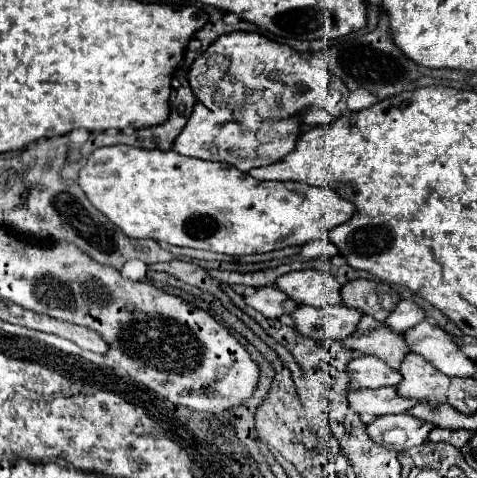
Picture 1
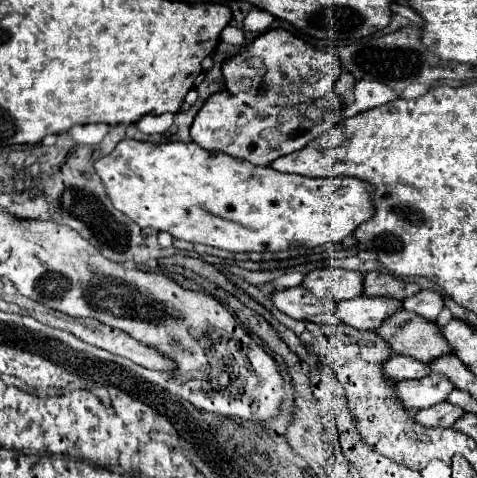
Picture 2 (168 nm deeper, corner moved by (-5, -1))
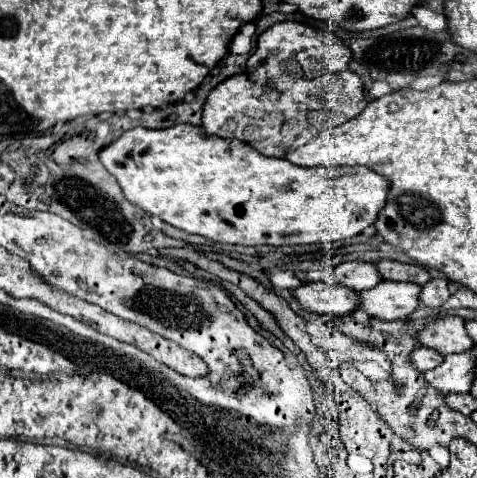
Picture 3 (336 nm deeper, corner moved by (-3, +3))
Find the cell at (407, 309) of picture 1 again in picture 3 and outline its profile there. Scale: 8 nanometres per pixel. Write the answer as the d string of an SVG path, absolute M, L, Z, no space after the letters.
M446 278L430 280L428 284L422 286L418 298L420 298L420 302L422 302L424 306L440 308L440 306L450 298L450 292L448 292L448 280L446 280Z

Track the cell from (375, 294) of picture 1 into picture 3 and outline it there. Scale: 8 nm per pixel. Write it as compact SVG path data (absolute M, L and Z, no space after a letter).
M378 260L376 268L378 268L382 280L414 282L418 286L424 286L430 280L430 276L424 268L410 266L410 264L400 264L400 262L394 262L394 260Z

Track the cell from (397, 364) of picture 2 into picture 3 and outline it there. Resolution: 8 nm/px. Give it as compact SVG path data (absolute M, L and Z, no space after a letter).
M414 348L412 354L410 354L410 360L412 360L412 366L418 370L418 372L428 372L432 368L436 368L444 356L438 354L436 350L430 350L430 348Z

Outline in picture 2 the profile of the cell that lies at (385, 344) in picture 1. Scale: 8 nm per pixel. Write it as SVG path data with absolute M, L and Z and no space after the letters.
M408 310L388 318L376 332L392 346L394 354L412 356L422 362L432 362L432 358L452 354L440 326Z

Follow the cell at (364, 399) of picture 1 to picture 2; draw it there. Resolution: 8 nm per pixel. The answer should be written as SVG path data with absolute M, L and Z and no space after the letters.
M430 374L420 380L402 380L396 384L398 398L410 410L422 410L444 402L452 390L452 382L448 382L442 374Z

